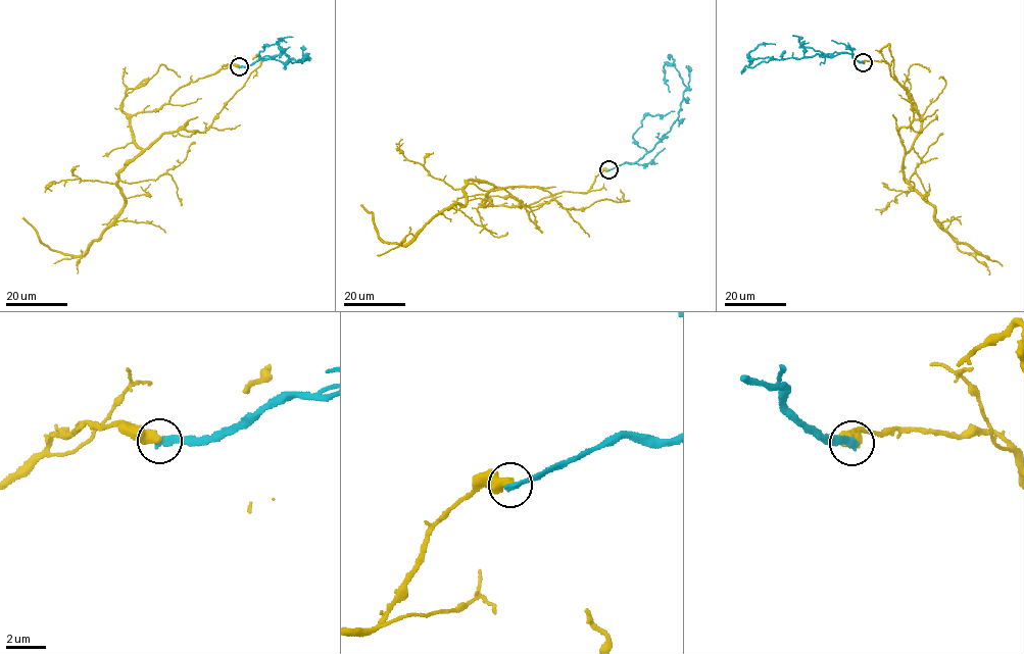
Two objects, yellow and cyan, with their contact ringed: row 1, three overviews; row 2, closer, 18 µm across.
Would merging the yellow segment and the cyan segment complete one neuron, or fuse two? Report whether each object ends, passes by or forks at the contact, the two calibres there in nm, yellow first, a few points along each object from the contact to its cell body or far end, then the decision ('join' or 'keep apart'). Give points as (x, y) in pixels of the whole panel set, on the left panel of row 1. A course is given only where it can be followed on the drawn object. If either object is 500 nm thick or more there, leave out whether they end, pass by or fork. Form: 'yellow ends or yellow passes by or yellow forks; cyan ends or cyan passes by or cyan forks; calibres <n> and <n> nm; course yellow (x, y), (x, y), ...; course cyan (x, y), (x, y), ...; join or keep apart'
calibres 600 and 320 nm; course yellow (239, 66), (223, 66), (131, 116), (142, 151), (118, 173), (123, 210), (82, 255), (56, 252), (21, 218); course cyan (239, 66), (273, 58), (302, 63), (305, 59), (292, 62), (277, 44), (279, 39), (286, 43); keep apart

